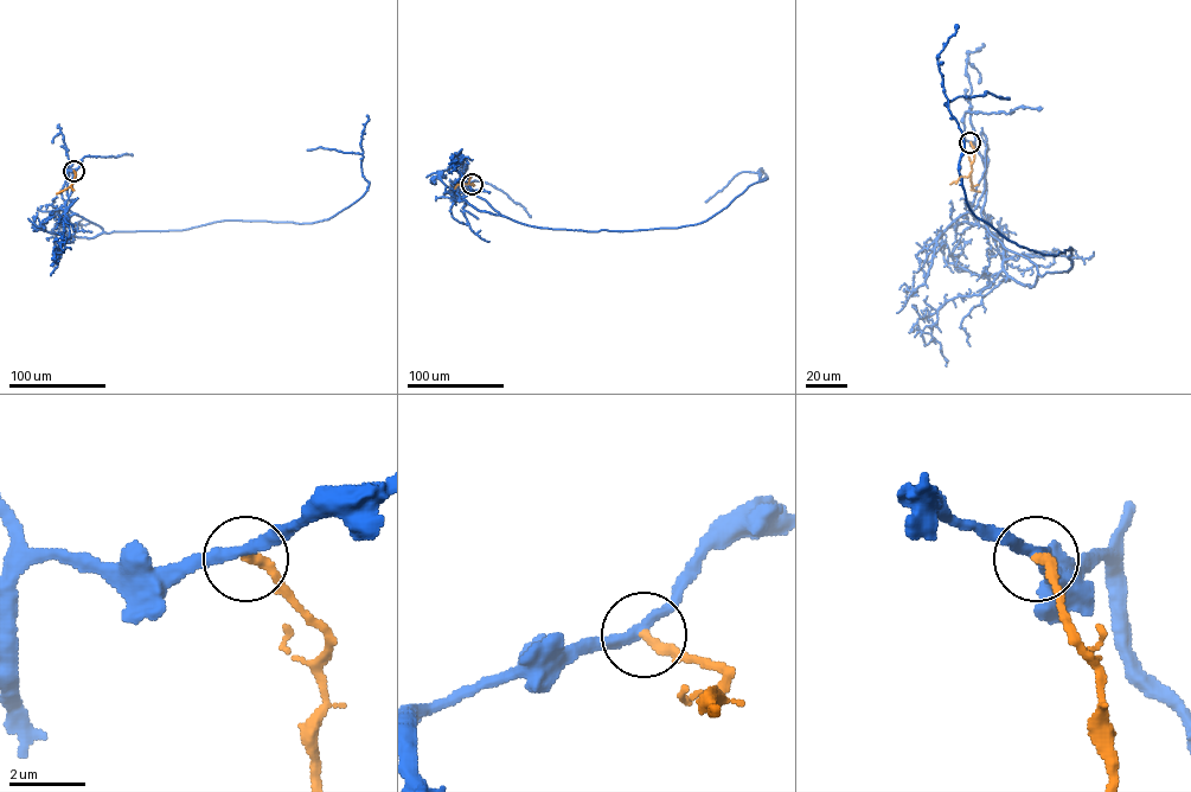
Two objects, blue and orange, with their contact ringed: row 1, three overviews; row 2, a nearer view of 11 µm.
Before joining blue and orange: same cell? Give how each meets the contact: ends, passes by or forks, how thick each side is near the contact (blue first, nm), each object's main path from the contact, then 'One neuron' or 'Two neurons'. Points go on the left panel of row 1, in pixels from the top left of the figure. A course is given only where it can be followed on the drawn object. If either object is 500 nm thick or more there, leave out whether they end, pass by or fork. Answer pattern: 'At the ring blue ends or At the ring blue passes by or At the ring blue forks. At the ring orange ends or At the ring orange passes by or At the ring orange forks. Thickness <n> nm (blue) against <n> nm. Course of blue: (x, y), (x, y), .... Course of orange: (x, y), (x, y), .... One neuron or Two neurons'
At the ring blue passes by. At the ring orange ends. Thickness 280 nm (blue) against 280 nm. Course of blue: (74, 170), (62, 198), (107, 232), (228, 219), (311, 223), (347, 208), (369, 183), (362, 154), (307, 149). Course of orange: (74, 171), (72, 183), (56, 193). Two neurons

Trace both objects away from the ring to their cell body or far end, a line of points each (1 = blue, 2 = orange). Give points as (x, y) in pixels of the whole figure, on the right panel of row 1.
1: (969, 141), (988, 232), (1041, 276), (1069, 269), (1071, 248), (1020, 247), (966, 202), (945, 104), (1009, 98)
2: (969, 142), (974, 153), (971, 186), (980, 192)

